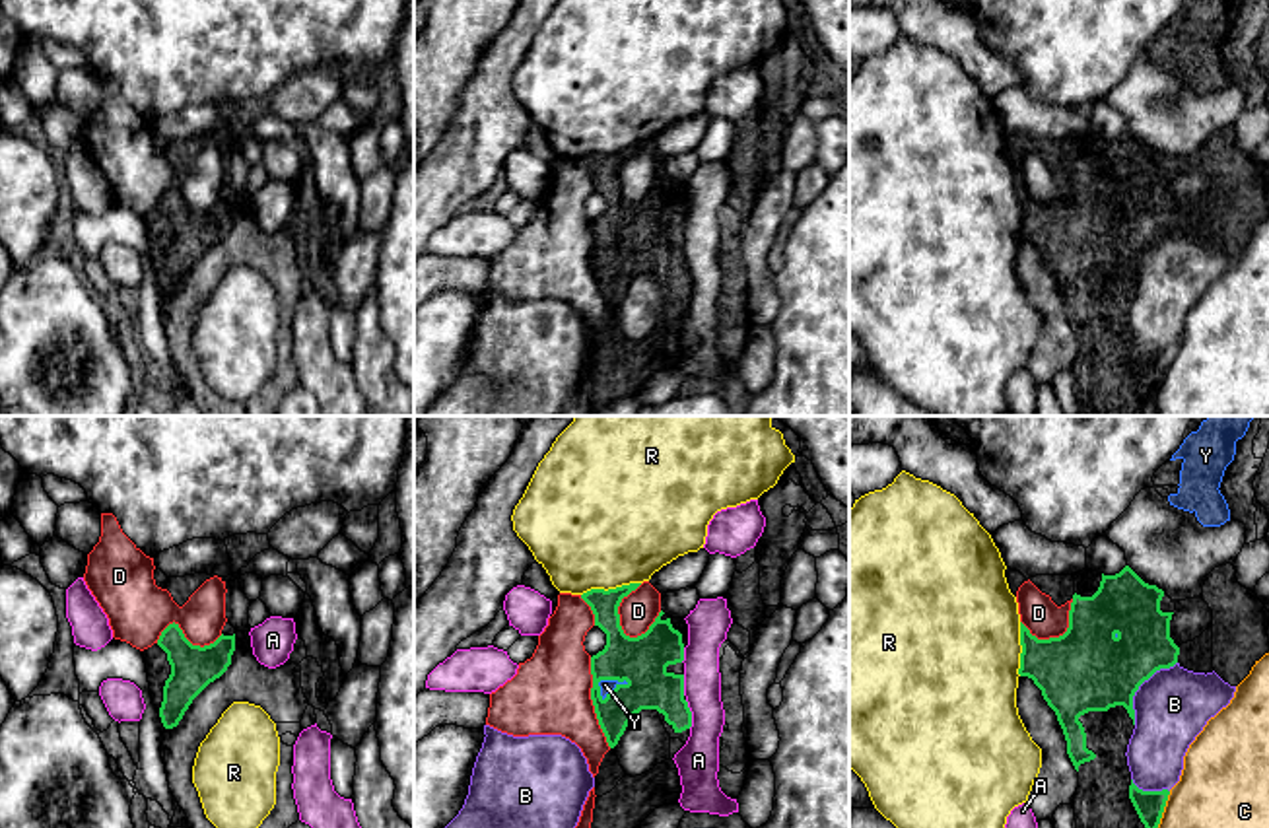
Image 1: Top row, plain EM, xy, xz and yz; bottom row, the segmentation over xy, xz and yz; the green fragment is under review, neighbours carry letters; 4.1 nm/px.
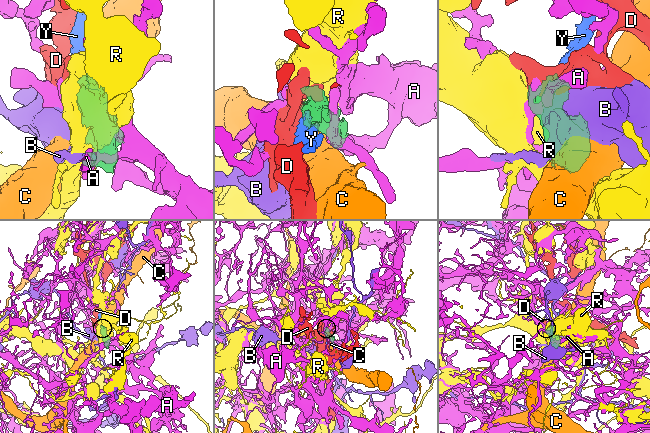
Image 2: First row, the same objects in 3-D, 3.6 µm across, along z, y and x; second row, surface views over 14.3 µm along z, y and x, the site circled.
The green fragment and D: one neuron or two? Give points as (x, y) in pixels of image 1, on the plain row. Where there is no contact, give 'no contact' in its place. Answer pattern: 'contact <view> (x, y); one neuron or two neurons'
contact xz (617, 173); two neurons

